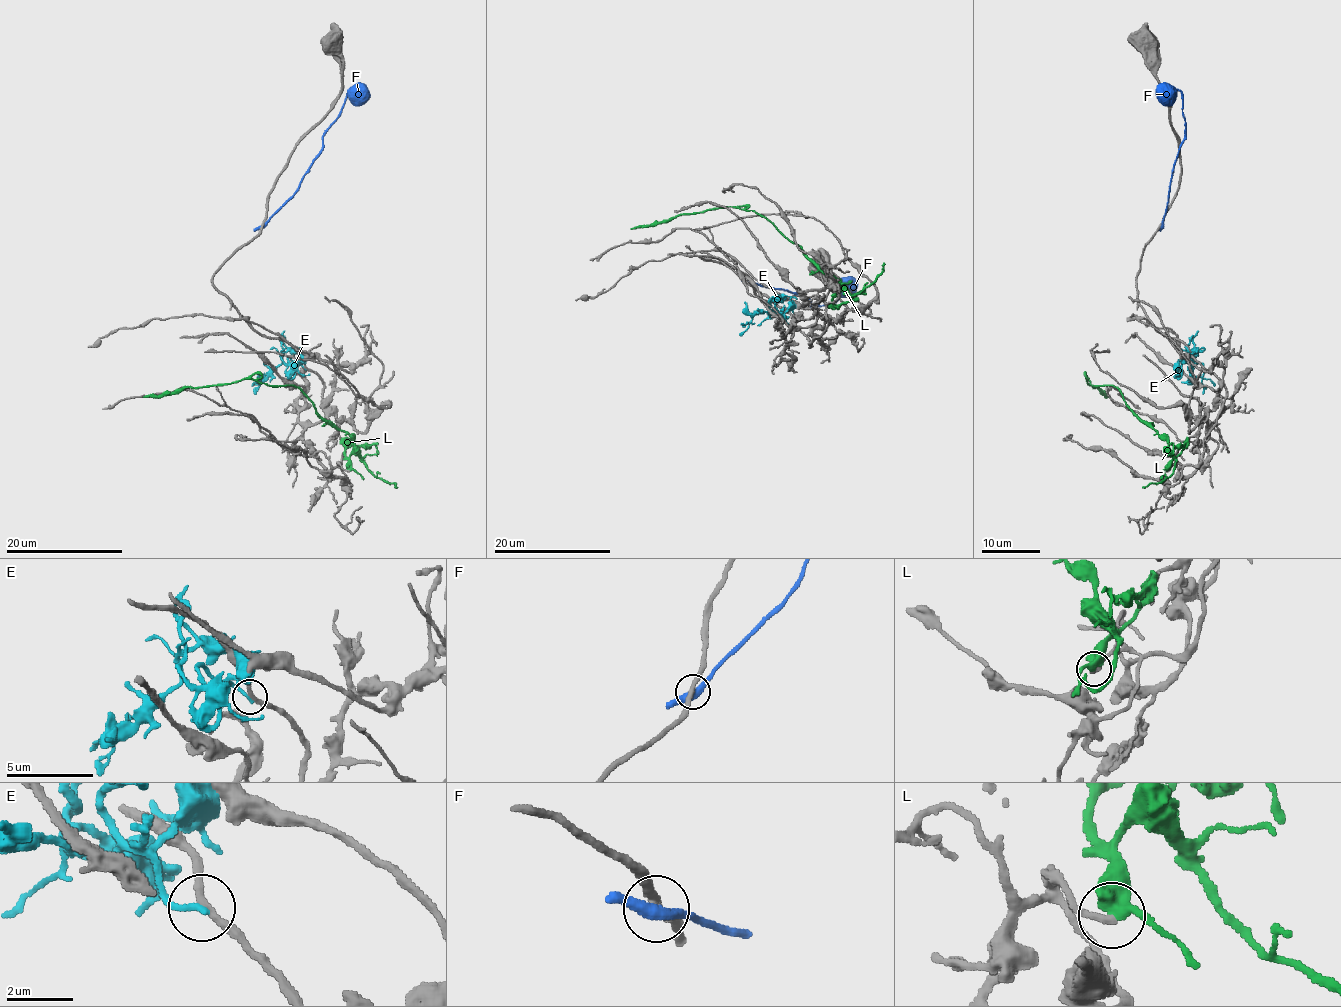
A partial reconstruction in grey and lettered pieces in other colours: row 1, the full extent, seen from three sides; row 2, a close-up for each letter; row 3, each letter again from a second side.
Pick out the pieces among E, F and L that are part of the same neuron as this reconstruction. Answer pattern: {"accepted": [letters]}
{"accepted": ["L"]}

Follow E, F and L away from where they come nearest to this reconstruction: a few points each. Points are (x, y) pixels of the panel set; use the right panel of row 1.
E: (1204, 368), (1193, 361), (1192, 351), (1189, 354), (1193, 362), (1192, 374), (1202, 378), (1202, 394)
F: (1161, 225), (1173, 164), (1185, 132), (1182, 93), (1169, 90), (1158, 97)
L: (1167, 470), (1173, 454), (1166, 441), (1129, 407), (1116, 387), (1096, 386), (1086, 380), (1109, 397)

